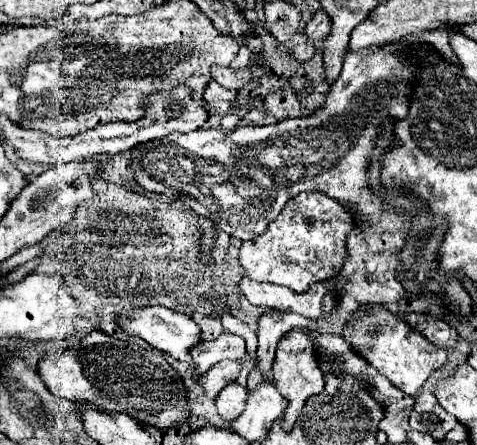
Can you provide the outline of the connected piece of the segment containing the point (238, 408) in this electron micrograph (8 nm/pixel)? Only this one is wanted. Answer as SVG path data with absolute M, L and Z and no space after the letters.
M230 383L226 385L220 395L216 397L216 407L218 407L218 415L224 421L232 421L236 419L242 411L244 411L244 403L246 403L246 389L238 383Z

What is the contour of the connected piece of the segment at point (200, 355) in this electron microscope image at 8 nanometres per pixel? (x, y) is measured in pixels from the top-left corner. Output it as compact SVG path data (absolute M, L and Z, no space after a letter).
M222 333L214 341L200 341L190 349L192 375L200 377L220 361L230 361L230 359L238 361L244 357L244 353L246 353L246 345L240 335Z

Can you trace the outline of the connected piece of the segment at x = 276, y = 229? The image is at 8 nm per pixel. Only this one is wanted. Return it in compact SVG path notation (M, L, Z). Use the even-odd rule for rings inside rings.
M304 191L284 205L262 235L252 241L242 241L240 265L252 281L284 285L296 293L304 293L310 283L324 283L340 275L348 257L348 229L356 229L348 209L326 193Z

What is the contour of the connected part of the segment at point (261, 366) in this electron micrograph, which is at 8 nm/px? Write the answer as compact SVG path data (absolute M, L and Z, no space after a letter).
M266 313L260 317L258 321L258 351L256 351L256 363L248 375L248 391L254 391L256 387L260 387L260 383L264 383L272 371L272 359L276 353L276 345L280 341L280 337L284 337L286 331L290 331L292 327L306 327L306 329L316 329L314 321L308 321L300 315L292 315L292 313Z

